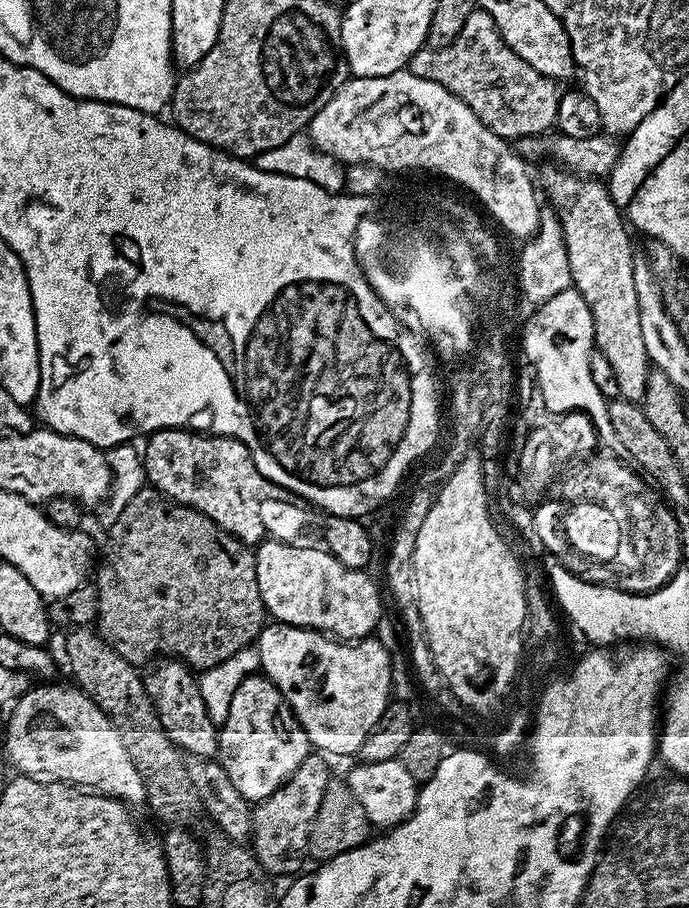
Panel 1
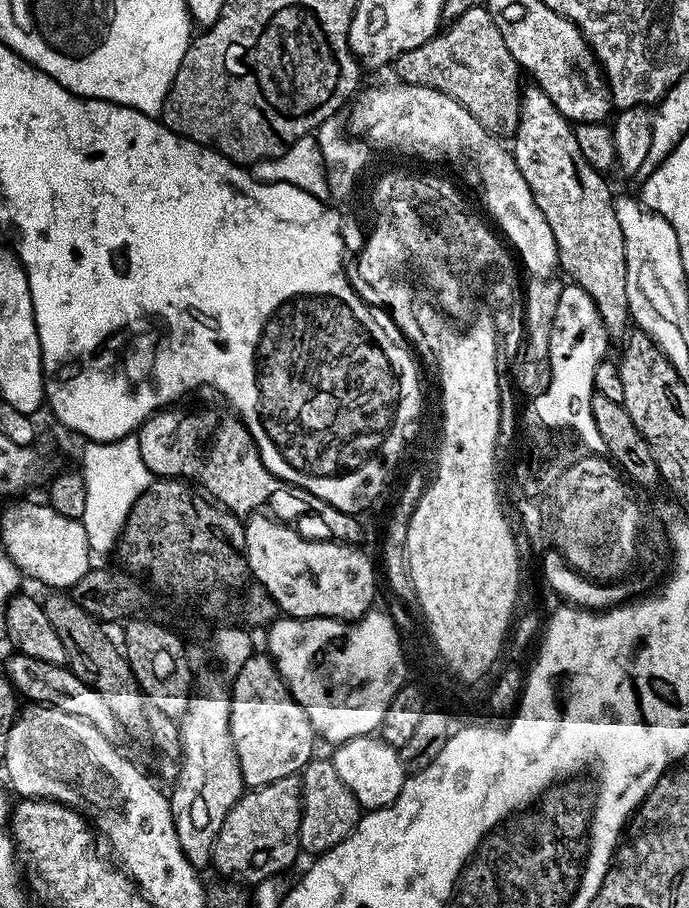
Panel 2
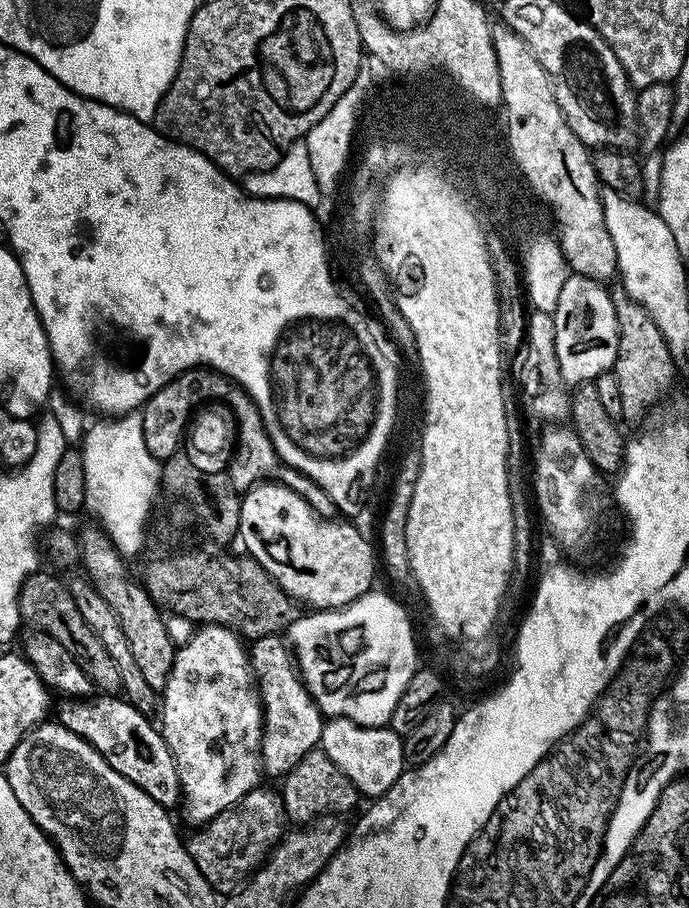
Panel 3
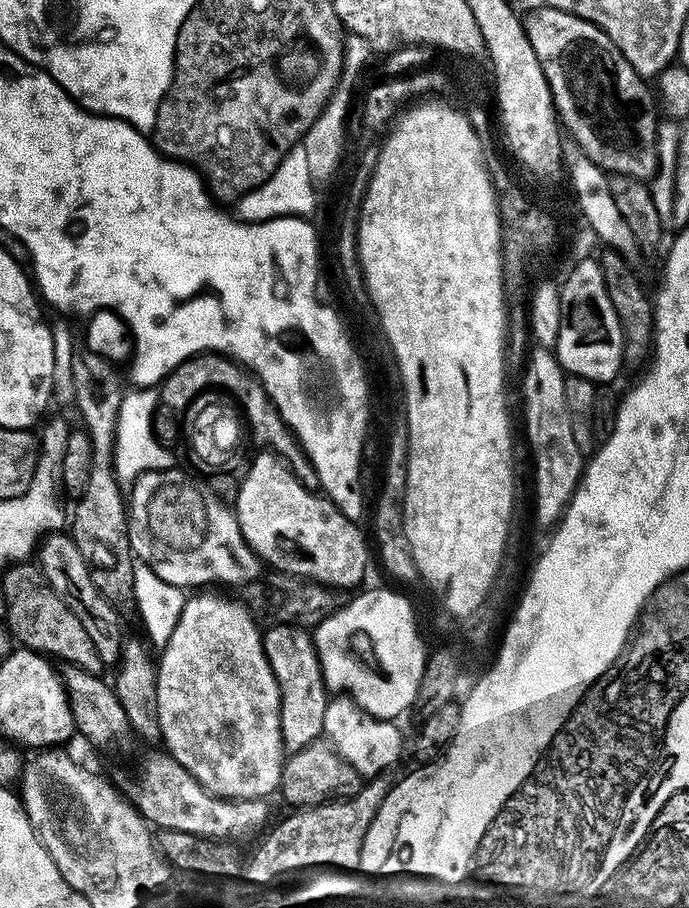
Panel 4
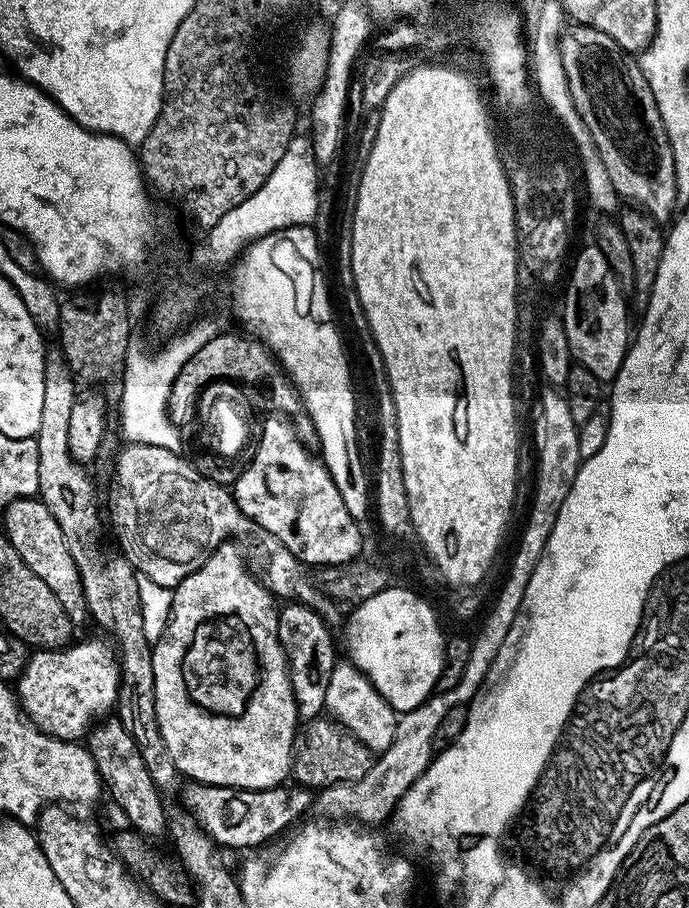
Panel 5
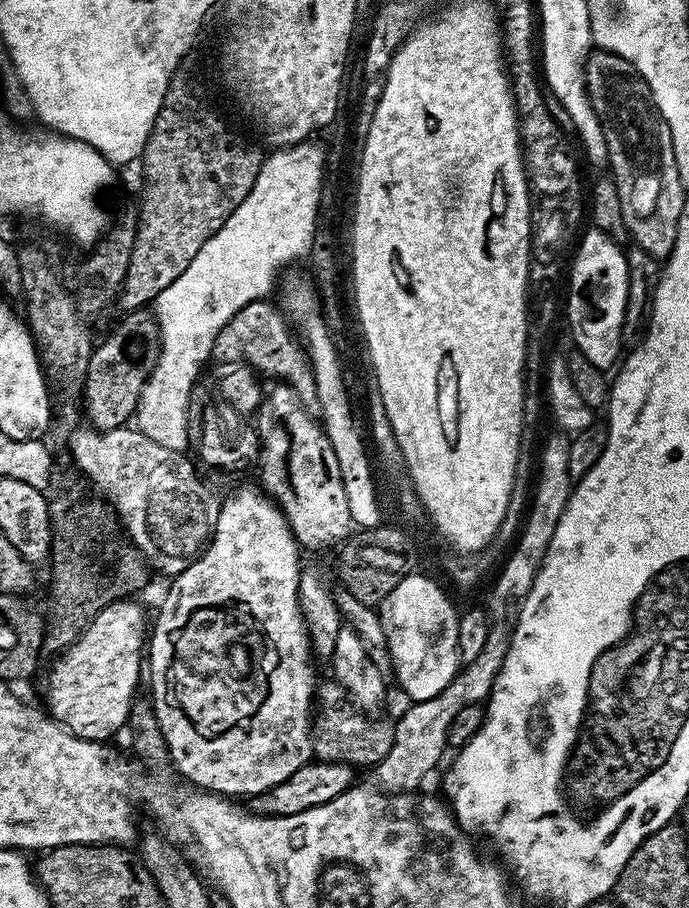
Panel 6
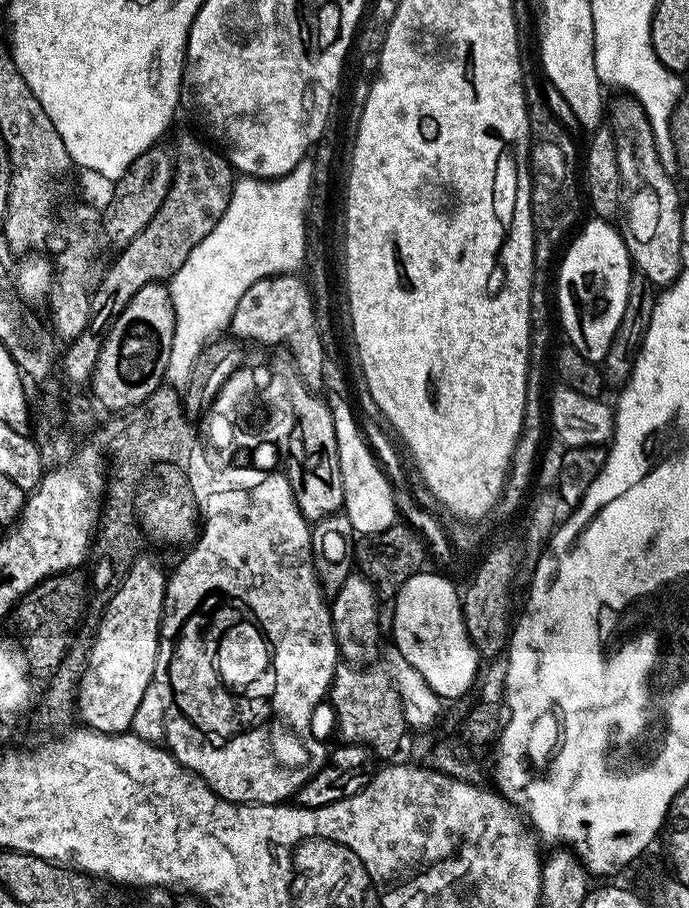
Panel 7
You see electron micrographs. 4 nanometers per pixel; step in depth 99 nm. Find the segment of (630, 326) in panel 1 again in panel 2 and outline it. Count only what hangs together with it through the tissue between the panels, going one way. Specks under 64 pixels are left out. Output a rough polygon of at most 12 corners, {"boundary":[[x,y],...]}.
{"boundary":[[529,86],[510,151],[559,267],[609,337],[630,328],[607,179]]}

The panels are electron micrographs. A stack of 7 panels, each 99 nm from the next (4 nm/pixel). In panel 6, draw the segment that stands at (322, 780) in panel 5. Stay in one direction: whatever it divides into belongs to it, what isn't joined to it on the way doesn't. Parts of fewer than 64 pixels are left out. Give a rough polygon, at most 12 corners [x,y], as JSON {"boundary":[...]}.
{"boundary":[[334,678],[318,688],[316,760],[357,769],[394,746],[391,719],[375,720]]}

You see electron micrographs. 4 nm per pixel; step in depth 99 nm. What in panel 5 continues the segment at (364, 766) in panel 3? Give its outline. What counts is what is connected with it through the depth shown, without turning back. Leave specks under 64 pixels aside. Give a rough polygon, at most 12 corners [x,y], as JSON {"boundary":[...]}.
{"boundary":[[351,662],[337,663],[326,712],[374,754],[398,713]]}

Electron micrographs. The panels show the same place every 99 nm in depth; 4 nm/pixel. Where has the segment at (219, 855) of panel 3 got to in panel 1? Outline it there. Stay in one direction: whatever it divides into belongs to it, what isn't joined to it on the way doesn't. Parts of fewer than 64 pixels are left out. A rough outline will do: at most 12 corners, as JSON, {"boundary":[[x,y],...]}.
{"boundary":[[310,754],[253,807],[250,848],[269,877],[292,878],[330,779]]}

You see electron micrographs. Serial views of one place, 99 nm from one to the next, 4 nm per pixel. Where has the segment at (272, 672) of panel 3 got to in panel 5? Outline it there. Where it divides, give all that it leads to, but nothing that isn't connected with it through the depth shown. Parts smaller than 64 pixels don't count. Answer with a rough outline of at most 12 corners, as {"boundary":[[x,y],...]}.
{"boundary":[[299,602],[278,638],[301,721],[326,709],[338,657],[329,621]]}

